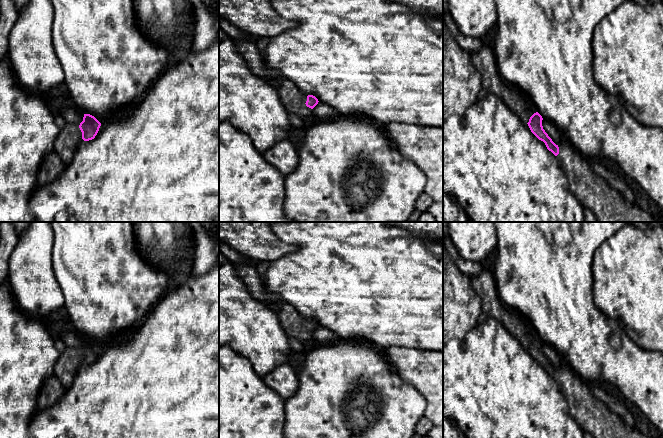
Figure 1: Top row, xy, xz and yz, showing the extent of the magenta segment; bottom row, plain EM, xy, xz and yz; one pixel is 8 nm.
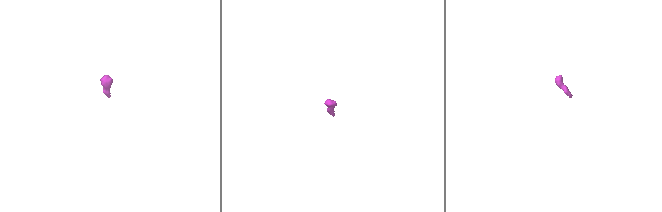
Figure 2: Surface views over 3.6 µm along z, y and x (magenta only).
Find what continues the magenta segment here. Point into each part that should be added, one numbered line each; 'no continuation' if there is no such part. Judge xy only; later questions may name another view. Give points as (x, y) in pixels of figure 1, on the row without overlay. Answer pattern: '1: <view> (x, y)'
1: xy (70, 360)

